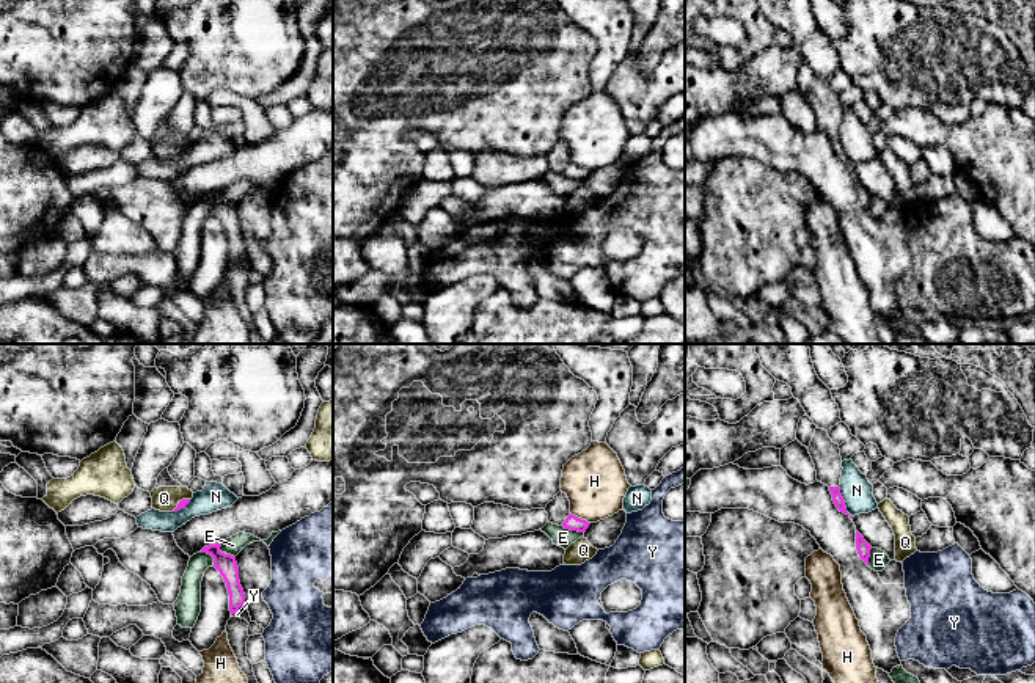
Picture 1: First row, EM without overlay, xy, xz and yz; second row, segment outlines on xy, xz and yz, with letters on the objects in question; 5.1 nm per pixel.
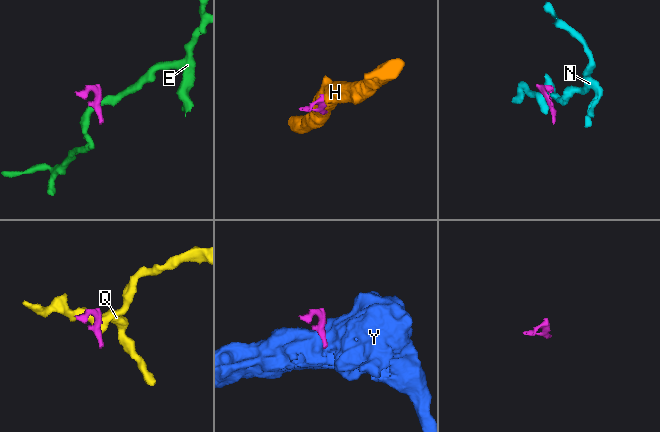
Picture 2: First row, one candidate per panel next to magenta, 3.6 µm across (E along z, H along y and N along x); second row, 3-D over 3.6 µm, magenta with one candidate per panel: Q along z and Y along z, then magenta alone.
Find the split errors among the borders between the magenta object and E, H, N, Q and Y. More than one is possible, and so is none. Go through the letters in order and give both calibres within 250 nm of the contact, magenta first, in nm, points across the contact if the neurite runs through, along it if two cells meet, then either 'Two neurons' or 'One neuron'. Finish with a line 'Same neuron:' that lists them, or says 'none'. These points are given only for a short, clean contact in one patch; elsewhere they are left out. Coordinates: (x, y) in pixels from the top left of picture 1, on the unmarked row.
E: Thickness 100 nm (magenta) against 90 nm. Boundary: xy (220, 192), (220, 198), (234, 206). Two neurons
H: Thickness 80 nm (magenta) against 320 nm. Two neurons
N: Thickness 50 nm (magenta) against 160 nm. Boundary: yz (837, 135), (844, 154), (852, 164). Two neurons
Q: Thickness 40 nm (magenta) against 130 nm. Boundary: xy (189, 146), (184, 146), (171, 159). Two neurons
Y: Thickness 100 nm (magenta) against 30 nm. Boundary: xy (244, 252), (234, 261). Two neurons
Same neuron: none

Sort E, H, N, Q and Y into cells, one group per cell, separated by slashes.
E / H / N / Q / Y

